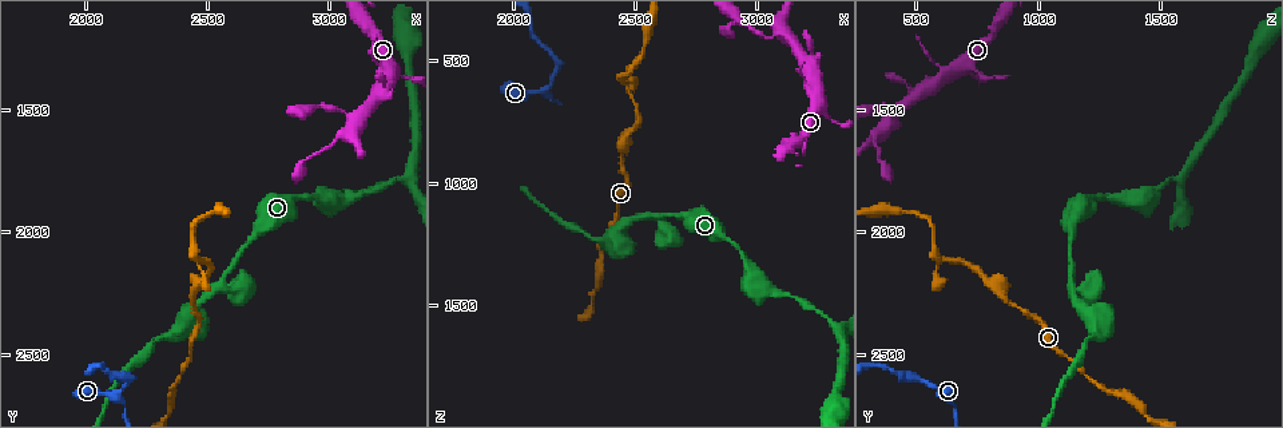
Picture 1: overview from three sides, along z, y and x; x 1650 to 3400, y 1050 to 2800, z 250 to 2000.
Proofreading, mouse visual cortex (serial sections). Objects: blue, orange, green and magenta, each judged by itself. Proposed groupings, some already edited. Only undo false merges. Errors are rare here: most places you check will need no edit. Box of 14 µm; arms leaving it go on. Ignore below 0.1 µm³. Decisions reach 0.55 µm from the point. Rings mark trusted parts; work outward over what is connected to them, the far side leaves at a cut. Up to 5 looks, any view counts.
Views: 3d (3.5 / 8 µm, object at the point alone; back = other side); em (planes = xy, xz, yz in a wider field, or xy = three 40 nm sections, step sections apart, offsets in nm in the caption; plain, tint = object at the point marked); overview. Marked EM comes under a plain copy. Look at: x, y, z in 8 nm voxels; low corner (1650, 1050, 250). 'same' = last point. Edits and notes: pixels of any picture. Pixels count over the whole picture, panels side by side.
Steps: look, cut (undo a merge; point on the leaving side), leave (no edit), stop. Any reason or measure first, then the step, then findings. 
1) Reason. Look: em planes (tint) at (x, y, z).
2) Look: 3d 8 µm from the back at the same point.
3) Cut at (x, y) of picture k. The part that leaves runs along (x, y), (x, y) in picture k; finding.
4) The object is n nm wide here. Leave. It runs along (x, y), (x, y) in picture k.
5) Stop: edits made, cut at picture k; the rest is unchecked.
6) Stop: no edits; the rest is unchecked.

Abrupt turn. Look: 3d 3.5 µm at (2460, 2080, 570).

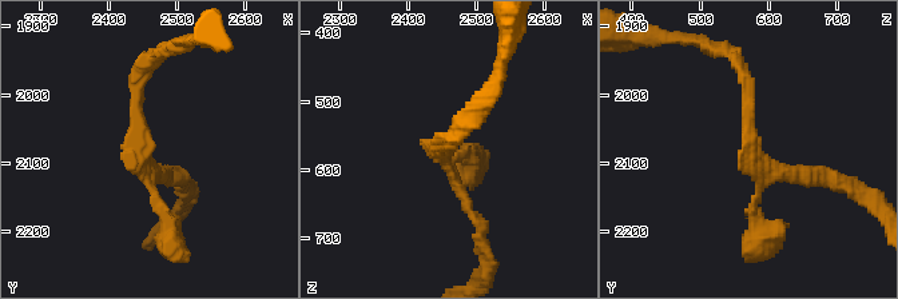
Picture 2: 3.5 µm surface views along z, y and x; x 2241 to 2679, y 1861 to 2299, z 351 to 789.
Look: em xy step 5 (tint) at (2455, 2095, 580).

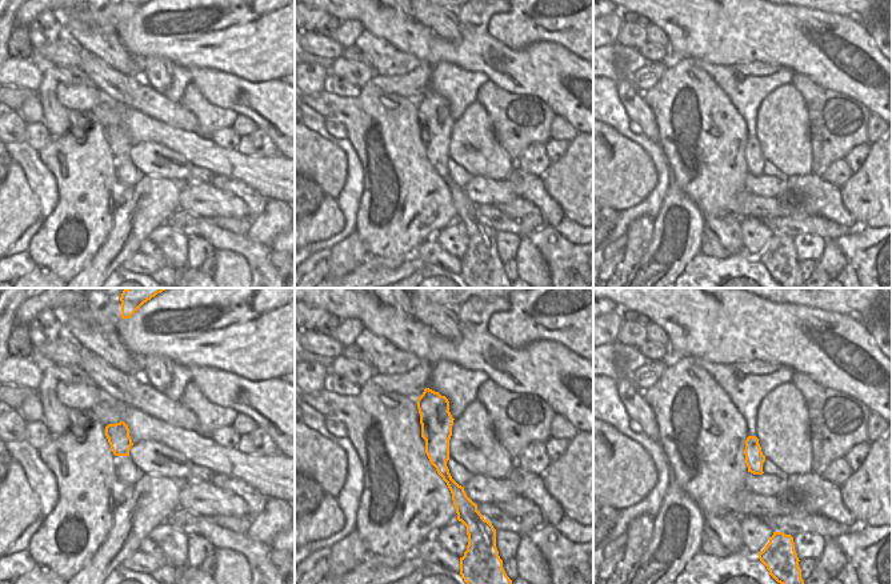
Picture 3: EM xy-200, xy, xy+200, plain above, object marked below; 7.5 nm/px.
Leave. It runs along (427, 392), (439, 463), (460, 506) in picture 3; one cell here.

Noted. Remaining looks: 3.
Branch point. Look: 3d 3.5 µm at (2410, 2350, 1210).

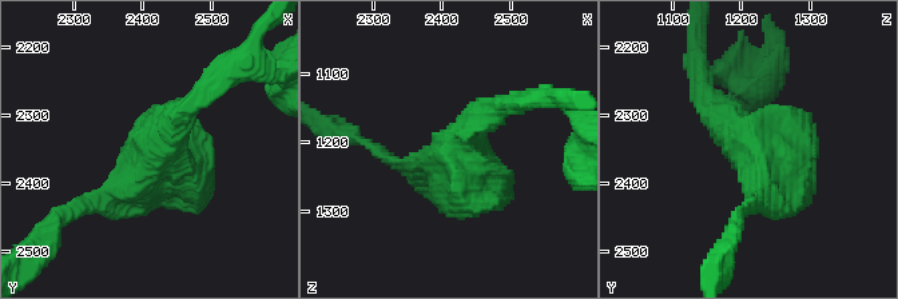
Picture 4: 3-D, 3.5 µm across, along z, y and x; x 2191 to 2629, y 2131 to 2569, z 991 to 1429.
Now the EM. Look: em xy step 5 (tint) at (2420, 2345, 1210).

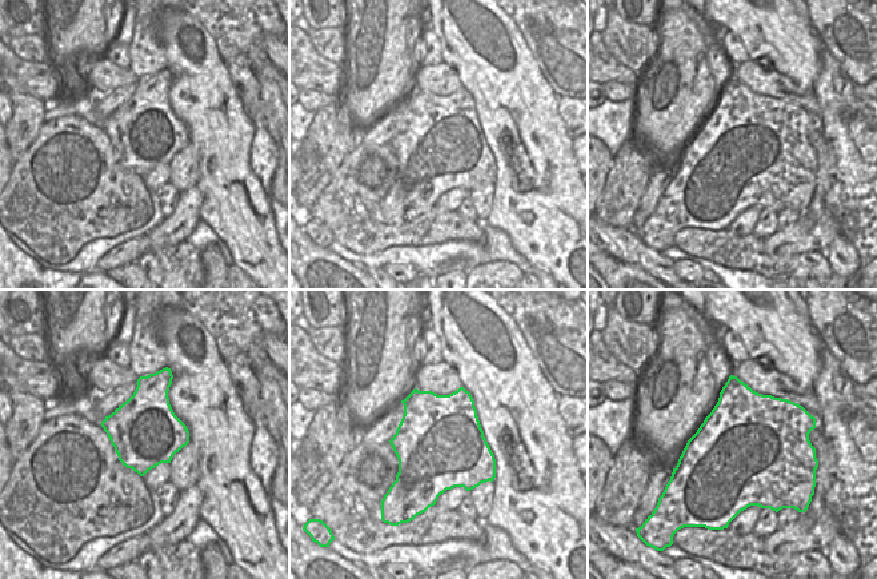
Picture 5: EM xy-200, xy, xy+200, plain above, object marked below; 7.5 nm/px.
Leave. It runs along (190, 103), (124, 190), (79, 206) in picture 4; all the same cell.

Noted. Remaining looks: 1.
Stop: no edits; the rest is unchecked.

